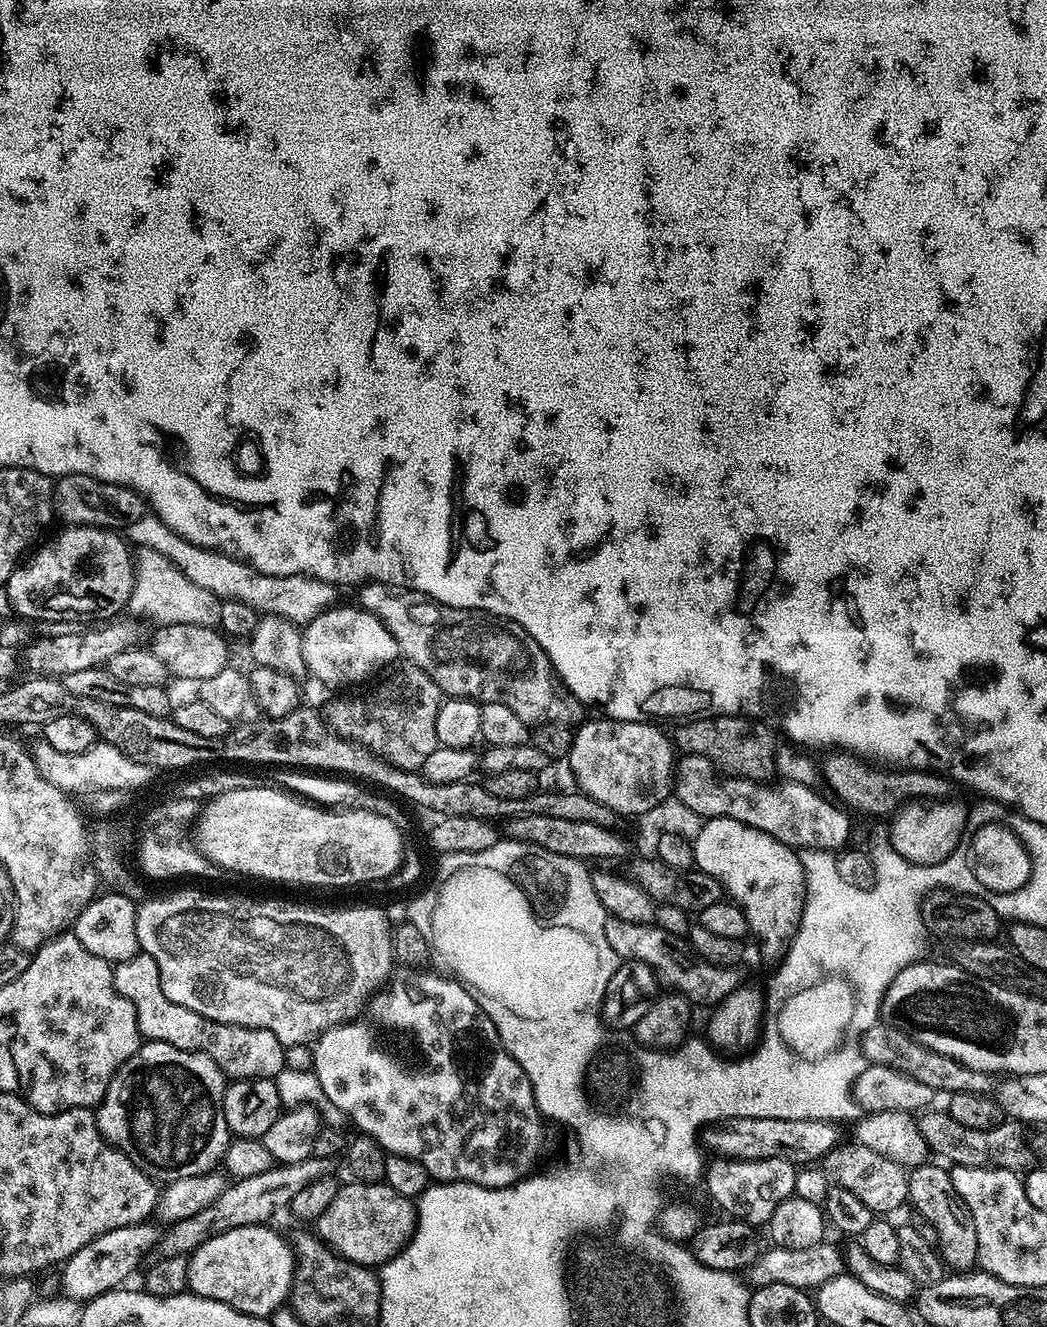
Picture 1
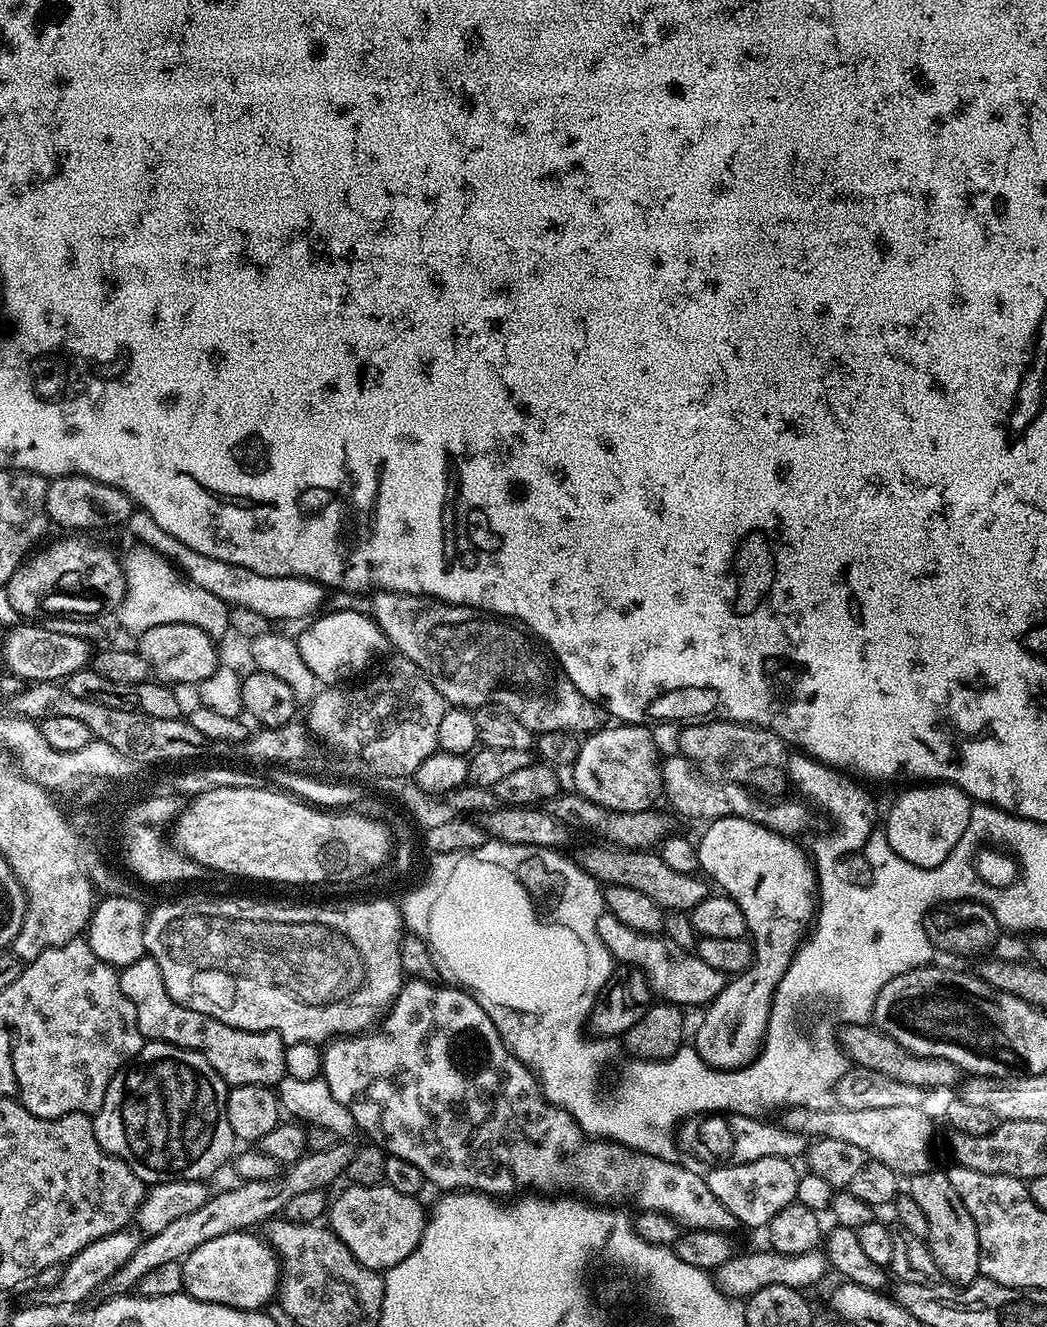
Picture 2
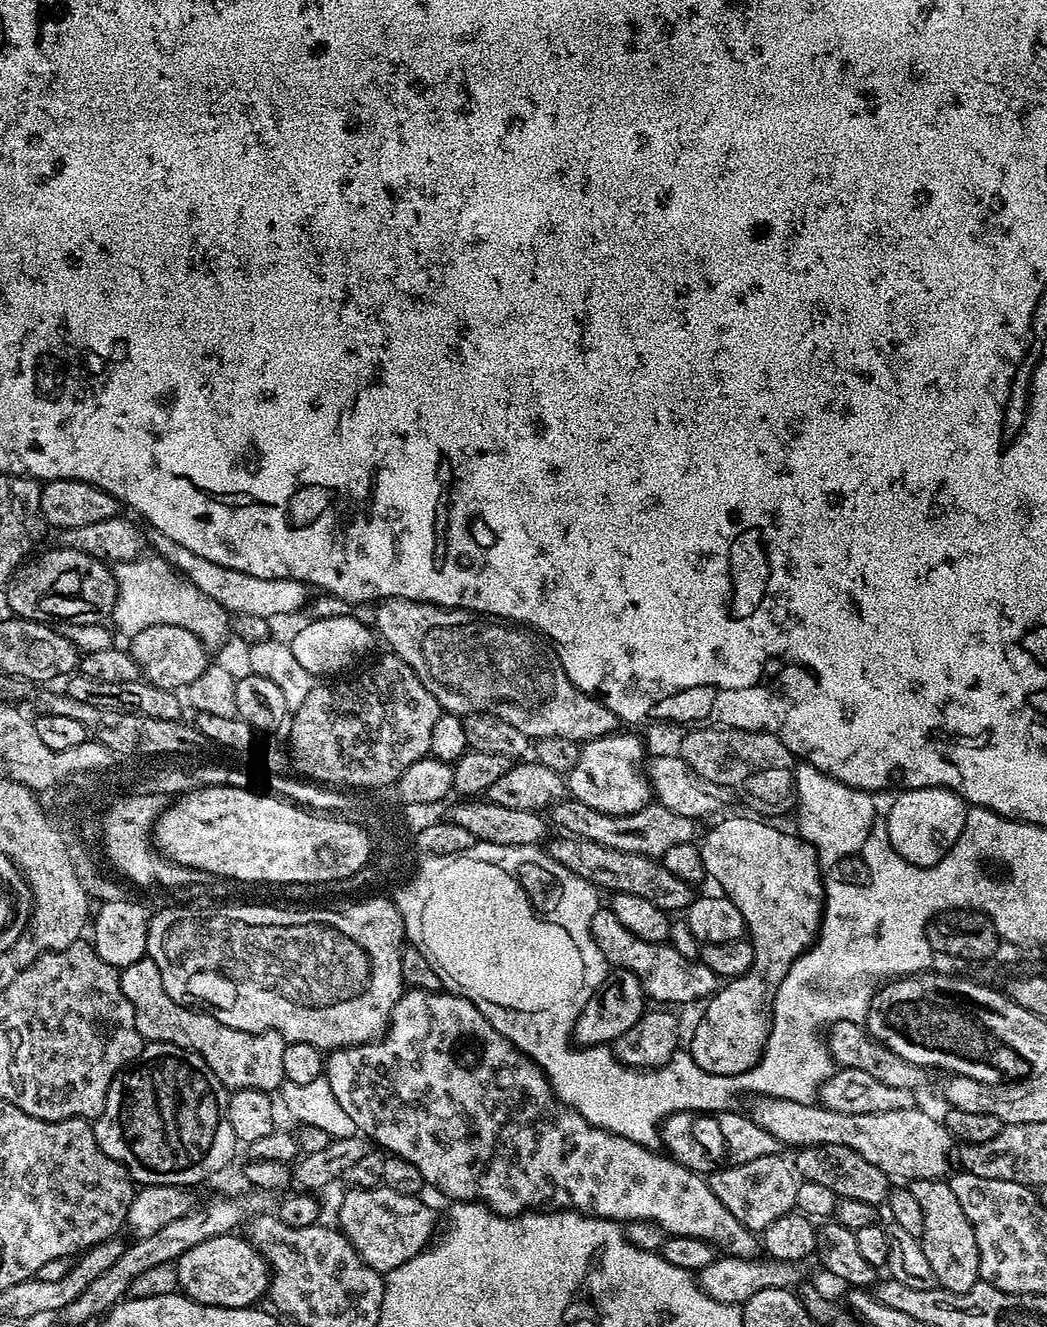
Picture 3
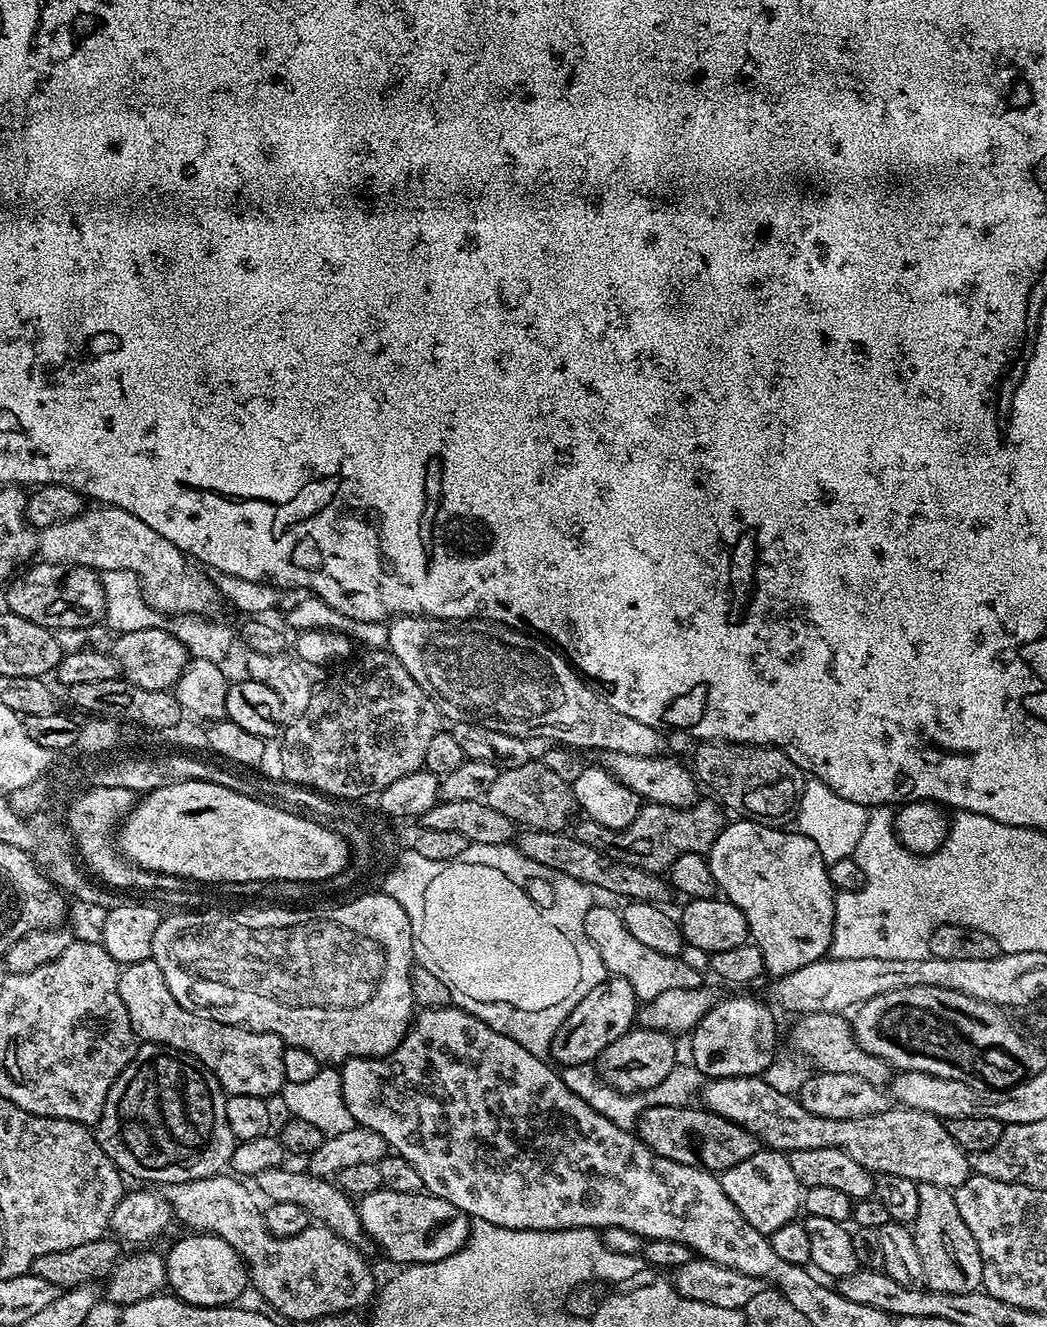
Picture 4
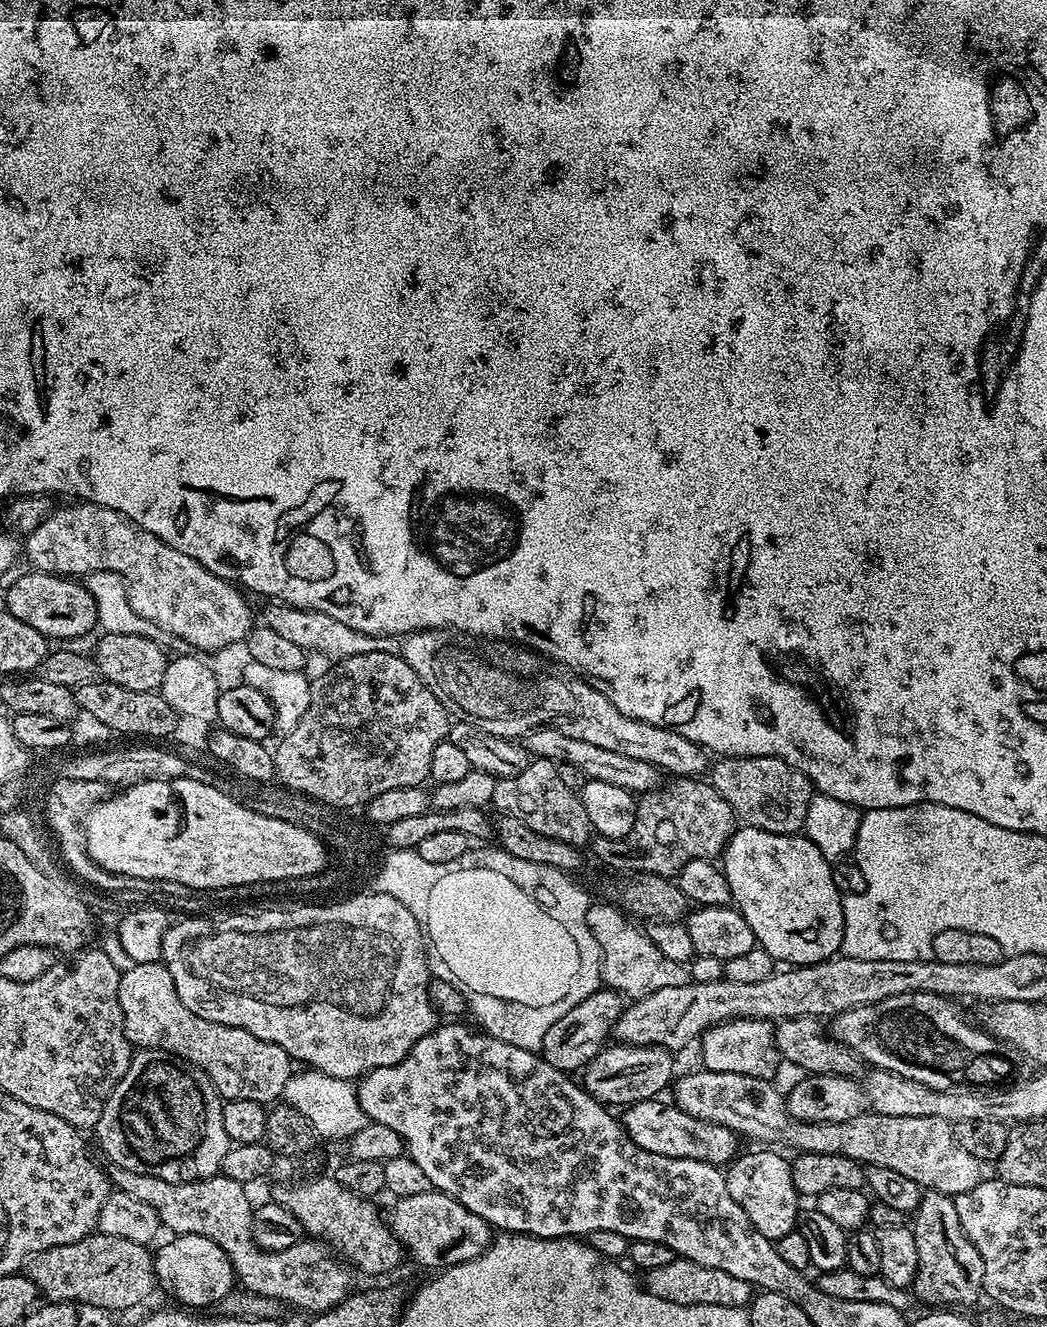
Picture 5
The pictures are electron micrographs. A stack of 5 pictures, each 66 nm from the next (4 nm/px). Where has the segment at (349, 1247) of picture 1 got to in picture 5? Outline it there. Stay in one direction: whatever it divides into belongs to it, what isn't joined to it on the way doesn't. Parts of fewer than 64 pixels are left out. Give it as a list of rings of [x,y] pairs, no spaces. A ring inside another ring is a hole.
[[[433,1190],[426,1194],[410,1194],[399,1197],[395,1203],[392,1213],[387,1213],[387,1222],[405,1253],[424,1268],[443,1270],[478,1258],[494,1239],[492,1225],[478,1218],[474,1210],[466,1210],[462,1202],[445,1192]]]

